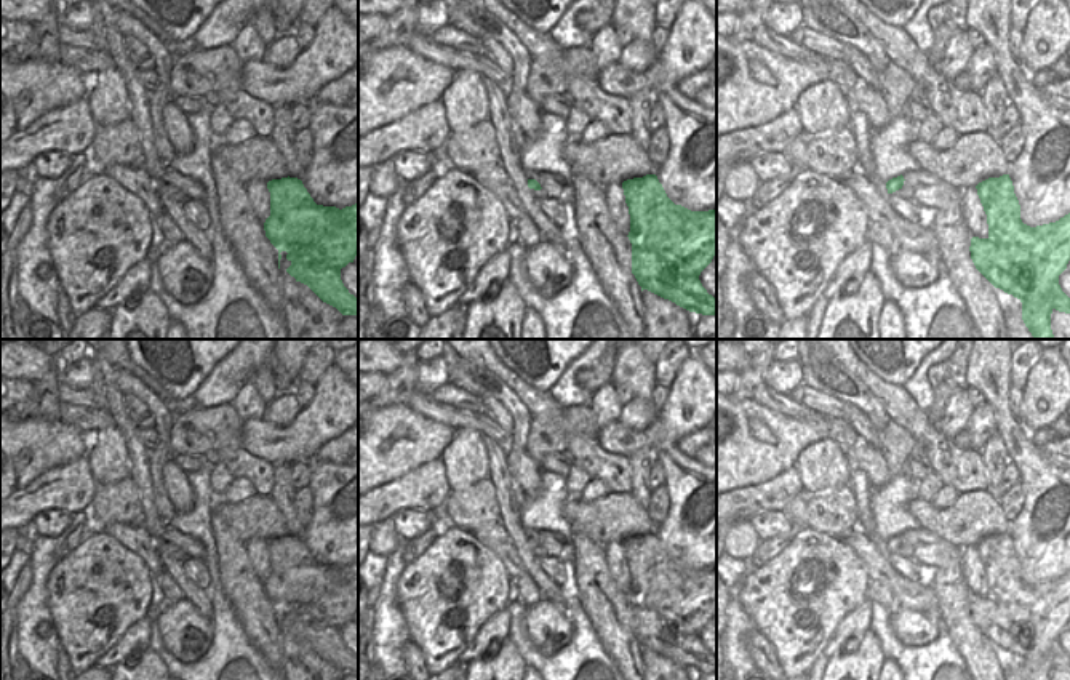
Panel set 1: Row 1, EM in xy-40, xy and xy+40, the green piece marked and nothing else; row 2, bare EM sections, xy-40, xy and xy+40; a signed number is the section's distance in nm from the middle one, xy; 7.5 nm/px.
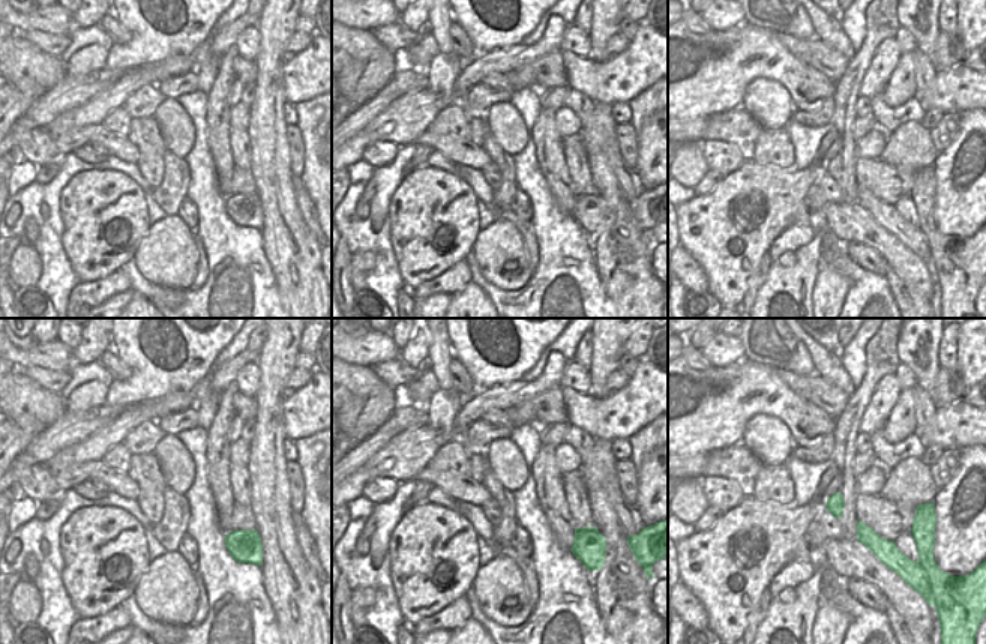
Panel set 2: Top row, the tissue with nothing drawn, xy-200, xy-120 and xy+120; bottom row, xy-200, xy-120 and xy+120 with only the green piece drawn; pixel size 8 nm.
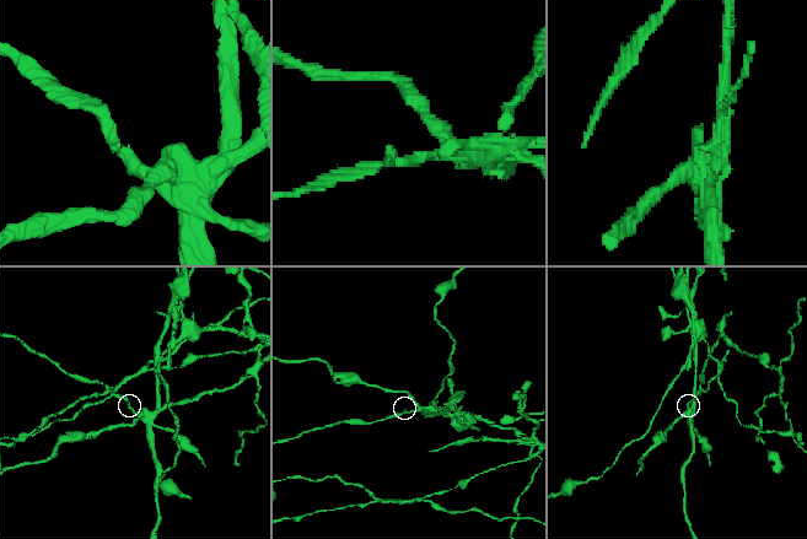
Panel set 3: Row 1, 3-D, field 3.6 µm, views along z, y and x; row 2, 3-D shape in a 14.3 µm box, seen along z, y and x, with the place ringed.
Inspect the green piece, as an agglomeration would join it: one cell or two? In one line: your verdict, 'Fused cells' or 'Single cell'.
Fused cells.

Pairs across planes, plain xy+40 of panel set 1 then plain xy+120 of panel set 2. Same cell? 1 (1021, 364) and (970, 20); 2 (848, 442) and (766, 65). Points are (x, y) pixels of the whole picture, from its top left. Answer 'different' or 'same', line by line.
1: different
2: same

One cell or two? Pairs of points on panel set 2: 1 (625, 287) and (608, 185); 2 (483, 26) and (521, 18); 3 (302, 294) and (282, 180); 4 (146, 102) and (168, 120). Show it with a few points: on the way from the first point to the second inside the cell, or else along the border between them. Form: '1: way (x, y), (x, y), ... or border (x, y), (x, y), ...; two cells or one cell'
1: way (623, 261), (617, 210); one cell
2: way (494, 30), (508, 32), (514, 29); one cell
3: way (297, 266), (287, 243), (278, 209); one cell
4: border (165, 98), (150, 116); two cells

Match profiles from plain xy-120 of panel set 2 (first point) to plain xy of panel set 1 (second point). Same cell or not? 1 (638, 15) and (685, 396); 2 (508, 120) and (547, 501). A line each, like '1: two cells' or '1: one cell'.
1: two cells
2: two cells

